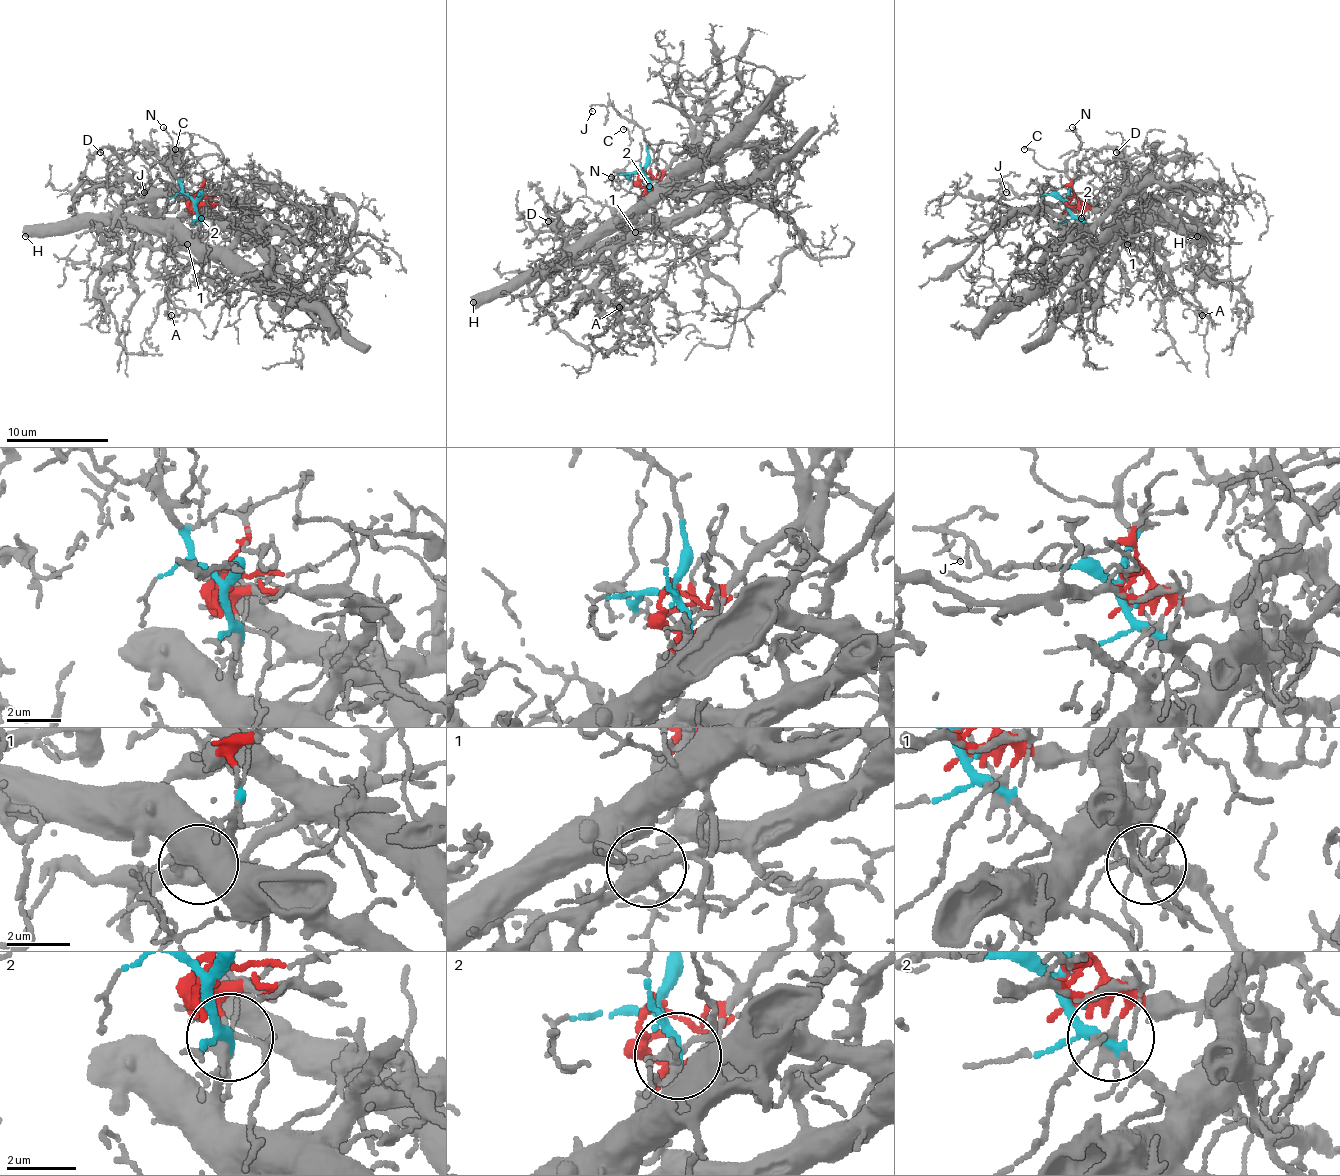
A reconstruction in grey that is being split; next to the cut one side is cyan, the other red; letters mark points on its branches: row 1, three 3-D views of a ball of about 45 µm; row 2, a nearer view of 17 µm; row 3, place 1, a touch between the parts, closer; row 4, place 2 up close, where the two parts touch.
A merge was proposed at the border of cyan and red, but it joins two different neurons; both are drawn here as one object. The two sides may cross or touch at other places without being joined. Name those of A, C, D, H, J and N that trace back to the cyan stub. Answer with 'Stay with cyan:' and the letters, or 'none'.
Stay with cyan: C, H, J, N

